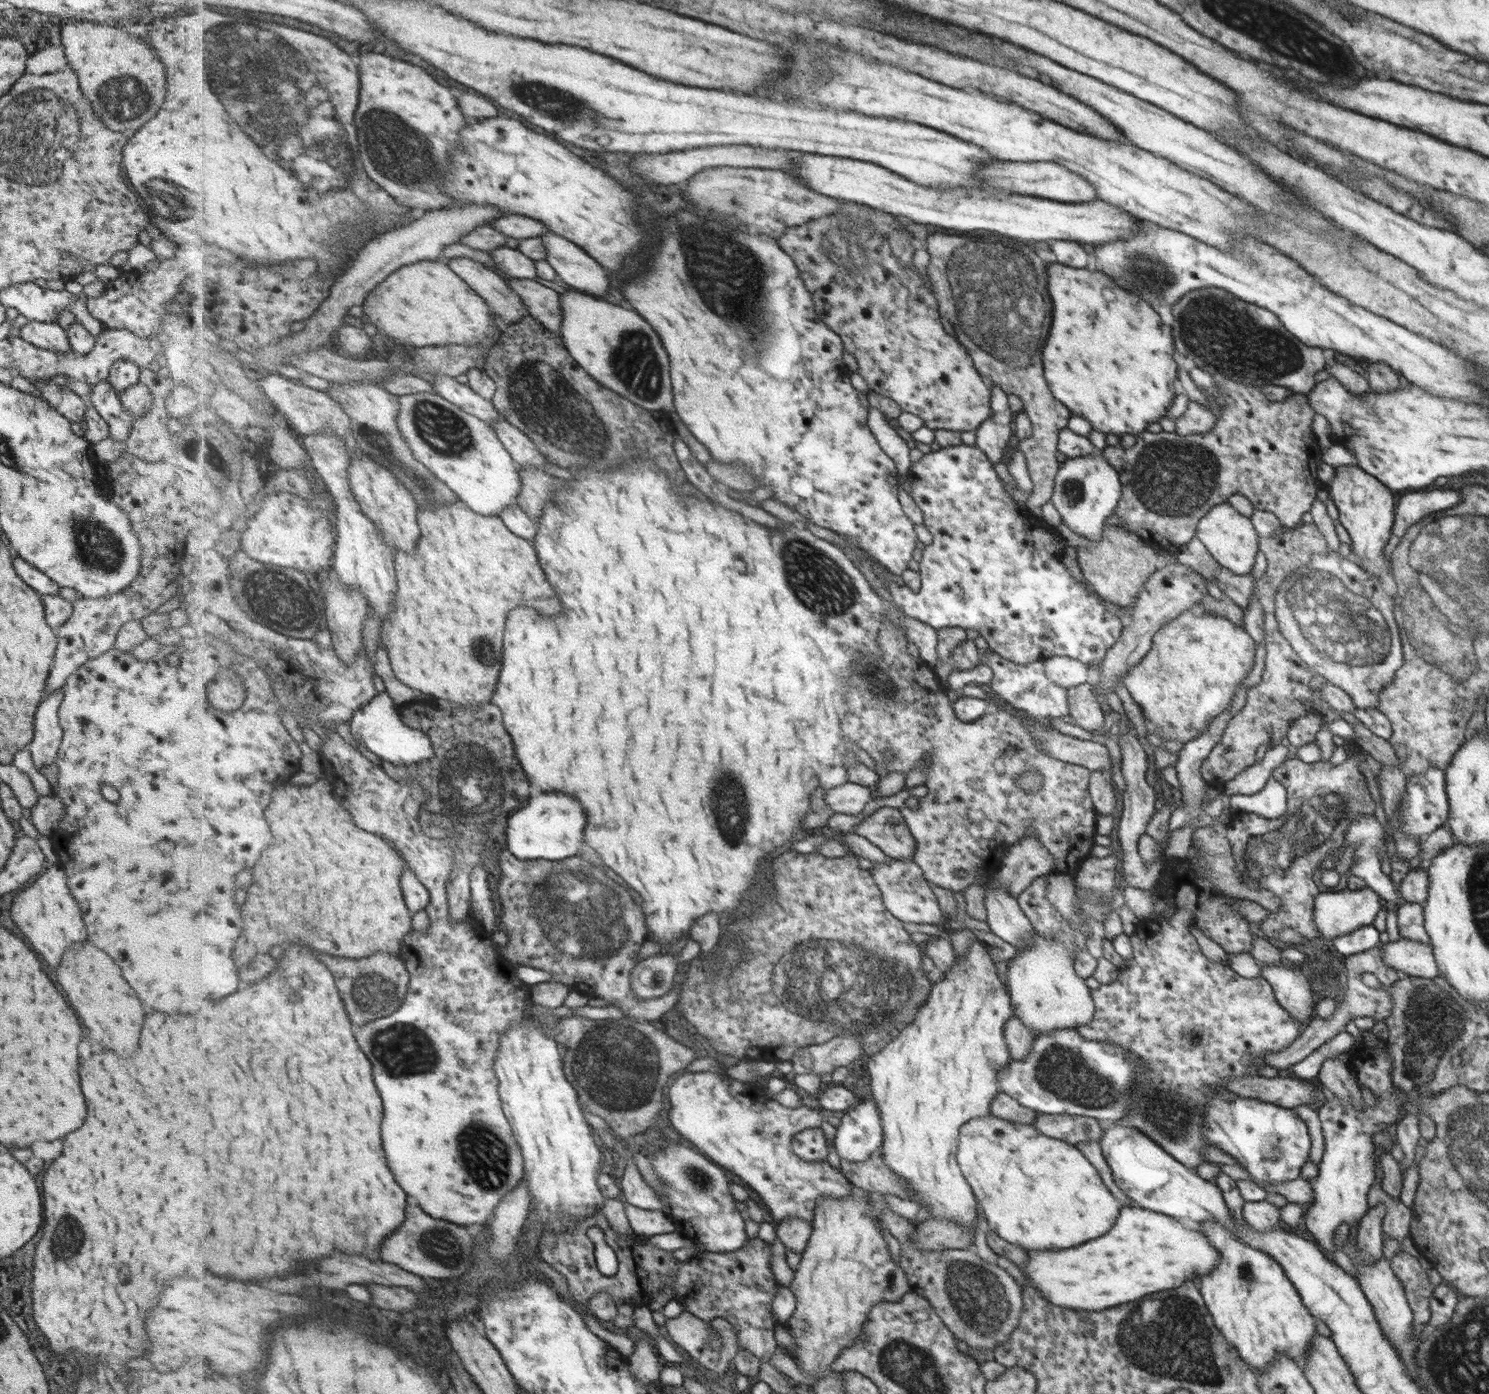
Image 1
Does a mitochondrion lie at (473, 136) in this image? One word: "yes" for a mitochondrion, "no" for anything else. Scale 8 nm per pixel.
no

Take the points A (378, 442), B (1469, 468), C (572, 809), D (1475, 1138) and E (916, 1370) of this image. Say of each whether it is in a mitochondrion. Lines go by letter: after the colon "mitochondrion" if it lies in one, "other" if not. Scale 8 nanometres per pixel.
A: mitochondrion
B: other
C: other
D: mitochondrion
E: mitochondrion

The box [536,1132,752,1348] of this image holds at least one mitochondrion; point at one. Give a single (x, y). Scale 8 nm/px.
(700, 1179)

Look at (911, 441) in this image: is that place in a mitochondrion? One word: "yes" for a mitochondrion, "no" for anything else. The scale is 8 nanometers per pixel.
no

